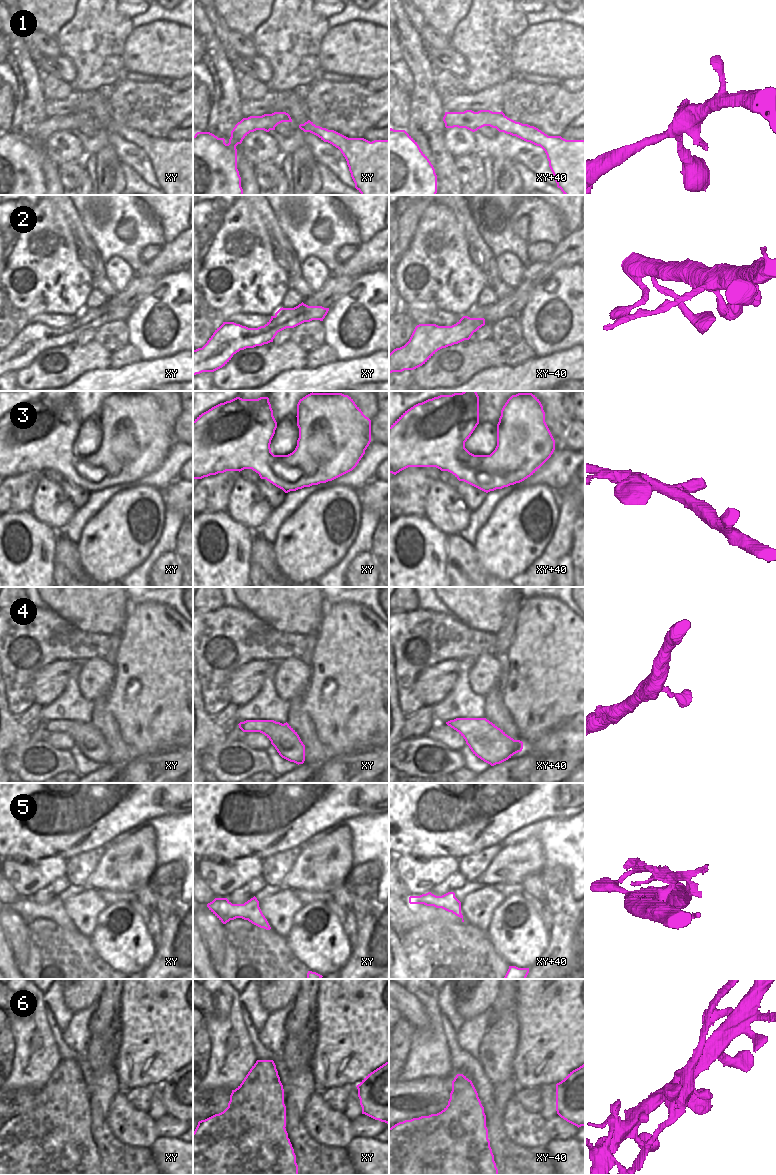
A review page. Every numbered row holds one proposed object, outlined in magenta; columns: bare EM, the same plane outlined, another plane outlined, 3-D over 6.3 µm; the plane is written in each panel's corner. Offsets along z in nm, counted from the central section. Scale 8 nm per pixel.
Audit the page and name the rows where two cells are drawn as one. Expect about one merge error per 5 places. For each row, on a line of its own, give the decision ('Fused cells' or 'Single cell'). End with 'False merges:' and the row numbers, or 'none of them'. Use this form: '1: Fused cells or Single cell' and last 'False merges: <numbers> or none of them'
1: Single cell
2: Fused cells
3: Single cell
4: Single cell
5: Single cell
6: Fused cells
False merges: 2, 6.

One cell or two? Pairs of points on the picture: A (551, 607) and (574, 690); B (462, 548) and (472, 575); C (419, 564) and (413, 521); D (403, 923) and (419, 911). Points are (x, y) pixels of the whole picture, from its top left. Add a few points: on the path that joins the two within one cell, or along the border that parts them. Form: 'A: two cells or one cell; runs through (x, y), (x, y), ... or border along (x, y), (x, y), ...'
A: one cell; runs through (551, 628), (553, 654), (557, 663), (563, 669)
B: one cell; runs through (462, 555), (462, 565), (465, 568)
C: one cell; runs through (420, 553), (416, 549), (416, 532)
D: two cells; border along (404, 898), (416, 926)

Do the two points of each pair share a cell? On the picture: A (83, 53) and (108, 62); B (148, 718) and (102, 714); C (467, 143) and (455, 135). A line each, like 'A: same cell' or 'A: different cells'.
A: same cell
B: different cells
C: same cell

